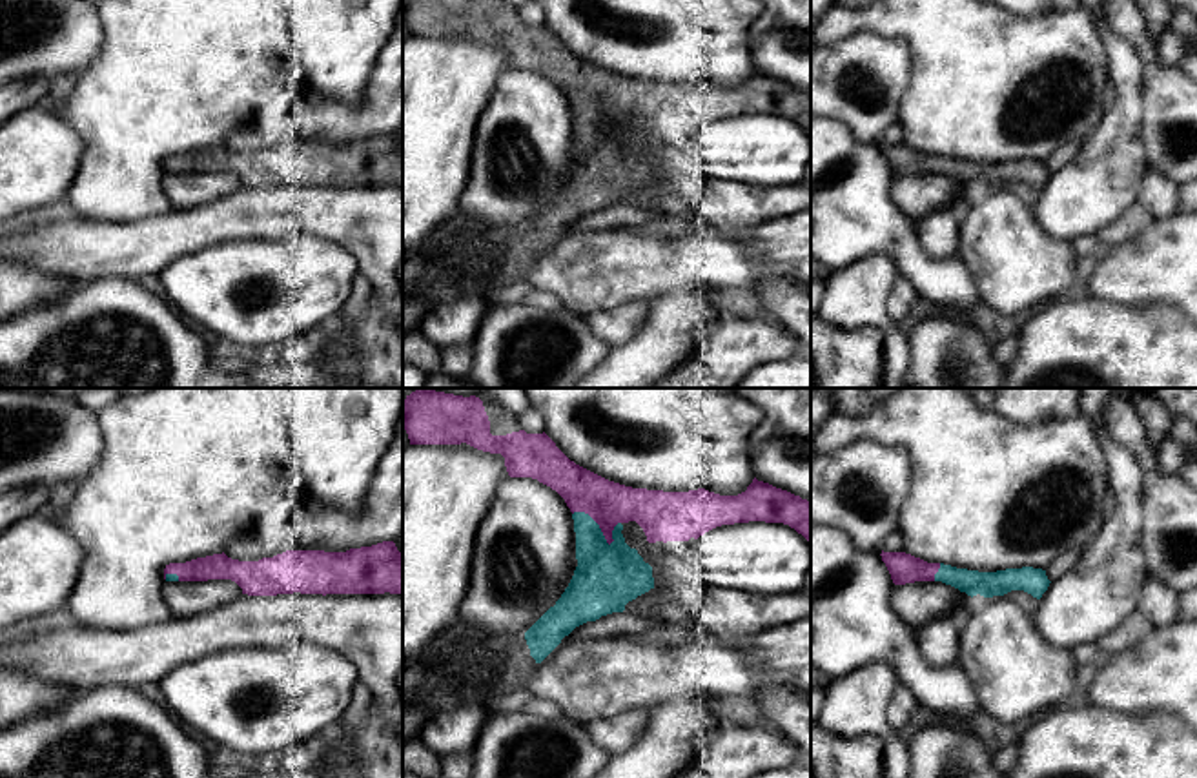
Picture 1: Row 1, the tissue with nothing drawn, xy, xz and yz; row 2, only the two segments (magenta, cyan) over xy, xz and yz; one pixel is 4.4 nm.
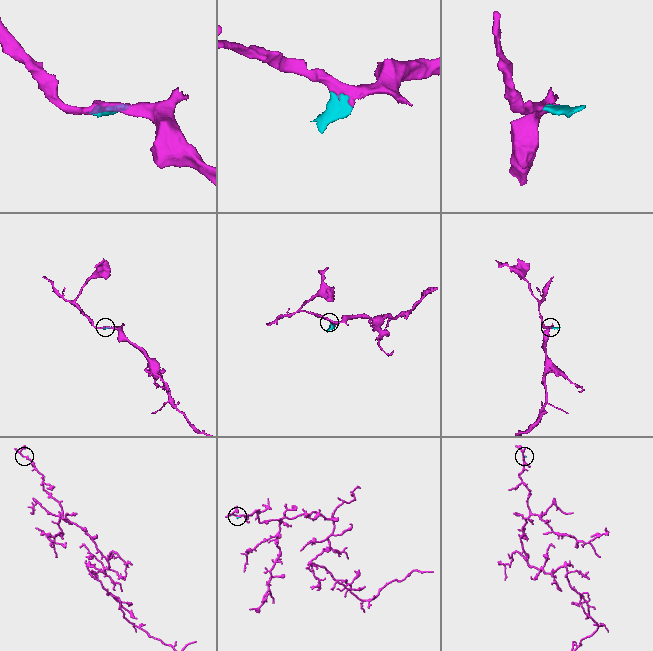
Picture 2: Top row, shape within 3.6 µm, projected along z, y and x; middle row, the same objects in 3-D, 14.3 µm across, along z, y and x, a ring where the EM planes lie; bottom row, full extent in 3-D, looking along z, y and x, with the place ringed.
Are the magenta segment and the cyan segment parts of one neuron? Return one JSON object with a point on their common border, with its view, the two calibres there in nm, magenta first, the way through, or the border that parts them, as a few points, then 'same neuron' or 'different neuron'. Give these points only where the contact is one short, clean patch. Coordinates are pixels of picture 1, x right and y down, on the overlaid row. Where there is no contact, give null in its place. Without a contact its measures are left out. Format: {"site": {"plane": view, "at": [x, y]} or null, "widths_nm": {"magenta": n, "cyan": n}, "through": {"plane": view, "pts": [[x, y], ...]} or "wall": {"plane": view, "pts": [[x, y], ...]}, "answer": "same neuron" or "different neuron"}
{"site": {"plane": "xz", "at": [598, 523]}, "widths_nm": {"magenta": 190, "cyan": 280}, "through": {"plane": "xz", "pts": [[609, 503], [598, 514], [598, 523], [607, 576]]}, "answer": "same neuron"}

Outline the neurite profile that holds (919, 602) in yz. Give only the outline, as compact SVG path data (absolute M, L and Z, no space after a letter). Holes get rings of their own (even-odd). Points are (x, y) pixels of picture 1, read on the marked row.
M915 581L895 585L891 603L904 621L922 627L933 618L964 609L973 598L942 581Z

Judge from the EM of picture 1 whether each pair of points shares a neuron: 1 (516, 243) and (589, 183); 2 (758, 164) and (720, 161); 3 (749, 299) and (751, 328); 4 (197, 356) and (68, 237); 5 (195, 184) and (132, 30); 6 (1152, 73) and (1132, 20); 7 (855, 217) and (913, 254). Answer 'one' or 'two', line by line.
1: one
2: one
3: two
4: two
5: two
6: one
7: one

